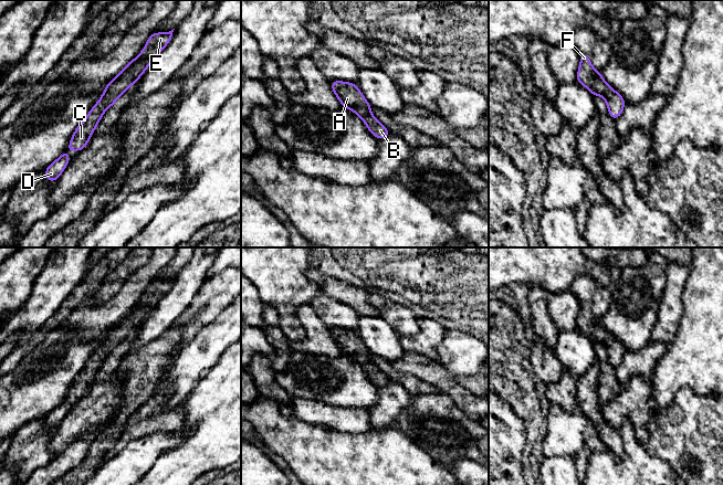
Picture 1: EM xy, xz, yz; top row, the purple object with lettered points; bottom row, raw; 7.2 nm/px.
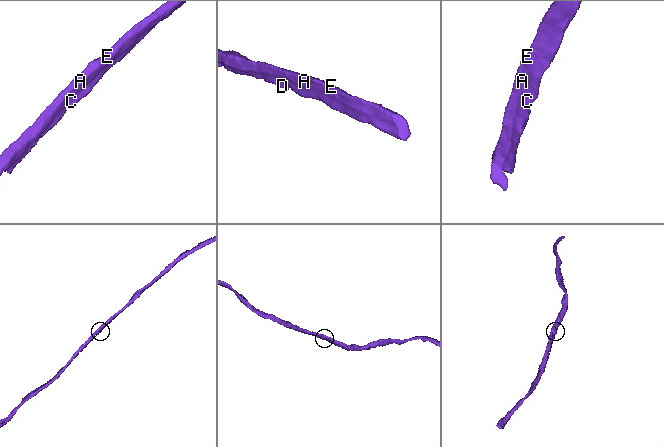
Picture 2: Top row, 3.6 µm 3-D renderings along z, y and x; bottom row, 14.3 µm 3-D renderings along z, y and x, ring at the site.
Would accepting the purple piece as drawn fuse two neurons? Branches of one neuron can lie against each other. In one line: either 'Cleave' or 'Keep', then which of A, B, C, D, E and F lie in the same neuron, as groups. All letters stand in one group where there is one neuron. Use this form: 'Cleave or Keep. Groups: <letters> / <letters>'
Keep. Groups: A B C D E F

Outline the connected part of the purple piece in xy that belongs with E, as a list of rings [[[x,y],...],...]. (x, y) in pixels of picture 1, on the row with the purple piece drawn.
[[[174,30],[164,33],[151,33],[142,52],[132,60],[116,77],[105,85],[106,88],[102,93],[101,98],[91,108],[85,119],[73,133],[67,149],[44,169],[45,179],[49,182],[57,180],[65,167],[69,165],[69,149],[73,151],[81,151],[87,146],[88,140],[95,131],[95,128],[104,113],[115,104],[124,92],[139,80],[154,59],[168,45],[171,40],[172,32]]]

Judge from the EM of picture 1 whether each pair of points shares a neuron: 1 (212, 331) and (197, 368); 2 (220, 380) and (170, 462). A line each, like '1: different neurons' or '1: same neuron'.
1: same neuron
2: same neuron

